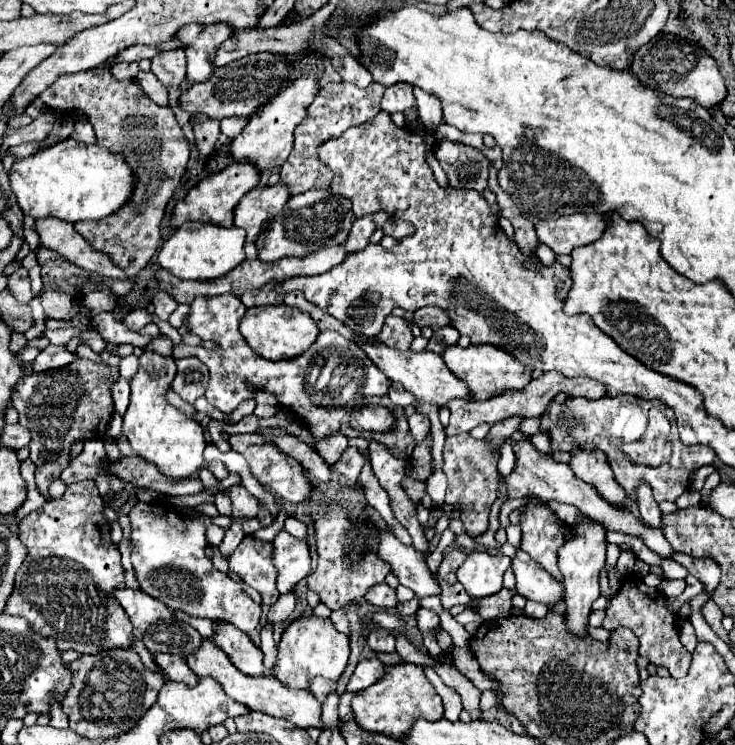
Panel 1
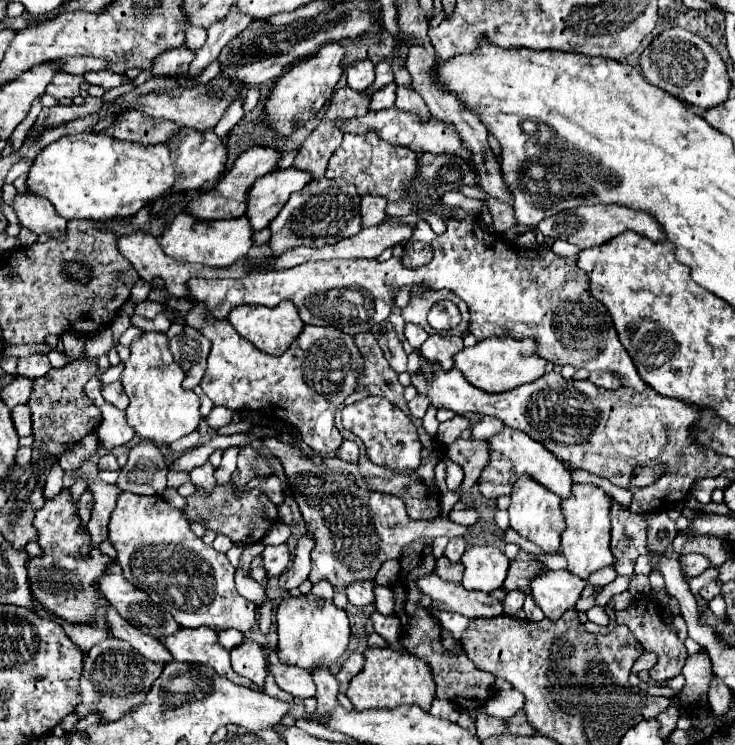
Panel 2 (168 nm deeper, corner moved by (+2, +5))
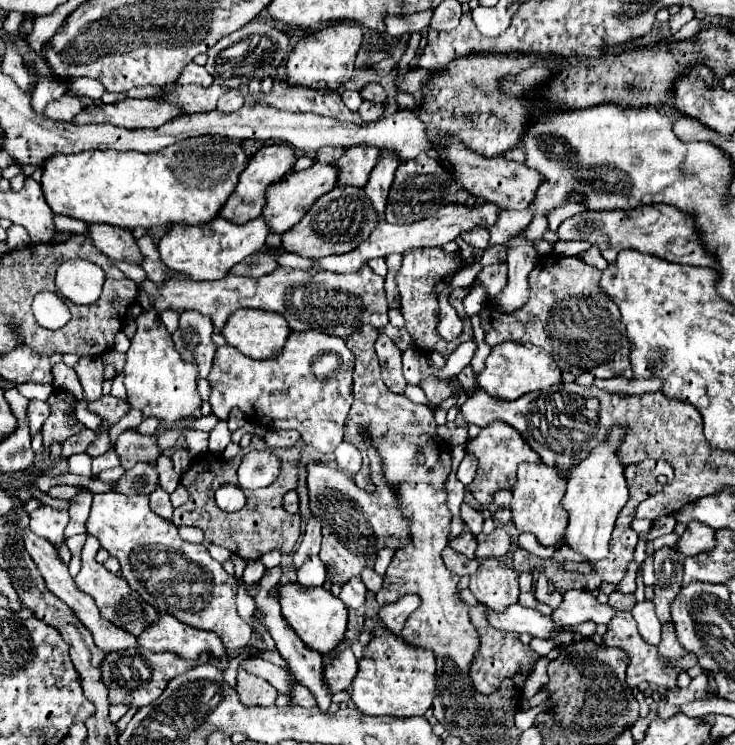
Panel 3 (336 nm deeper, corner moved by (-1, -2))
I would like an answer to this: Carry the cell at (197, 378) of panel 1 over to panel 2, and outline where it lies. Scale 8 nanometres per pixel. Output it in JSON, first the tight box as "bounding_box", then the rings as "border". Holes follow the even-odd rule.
{"bounding_box":[171,324,211,388],"border":[[[187,324],[183,328],[185,330],[179,336],[171,338],[171,354],[175,356],[175,362],[185,370],[183,386],[195,388],[203,378],[211,342],[197,328]]]}

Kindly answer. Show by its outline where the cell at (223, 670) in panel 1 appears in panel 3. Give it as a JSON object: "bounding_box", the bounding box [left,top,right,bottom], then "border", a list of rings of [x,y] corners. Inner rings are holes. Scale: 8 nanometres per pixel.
{"bounding_box":[138,613,230,671],"border":[[[160,613],[160,617],[162,619],[158,619],[158,623],[144,629],[144,633],[138,637],[138,643],[142,647],[150,651],[170,651],[186,661],[194,661],[198,655],[208,653],[214,655],[214,661],[210,661],[210,665],[218,667],[220,671],[228,669],[230,657],[222,647],[218,635],[180,623],[168,613]]]}

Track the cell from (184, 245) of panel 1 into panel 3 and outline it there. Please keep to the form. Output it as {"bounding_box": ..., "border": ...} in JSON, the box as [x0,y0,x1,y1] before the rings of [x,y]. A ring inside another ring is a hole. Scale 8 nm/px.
{"bounding_box":[158,217,268,281],"border":[[[222,217],[212,219],[202,227],[178,227],[174,225],[158,243],[160,259],[176,271],[188,273],[194,281],[222,279],[236,263],[264,247],[268,235],[268,225],[264,217],[248,221],[246,225],[234,225]]]}

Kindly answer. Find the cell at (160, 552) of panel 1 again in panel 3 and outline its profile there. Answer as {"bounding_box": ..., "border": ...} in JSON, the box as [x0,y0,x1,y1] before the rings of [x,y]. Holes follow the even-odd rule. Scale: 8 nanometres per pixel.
{"bounding_box":[86,491,252,651],"border":[[[112,491],[94,495],[94,503],[92,503],[92,511],[86,521],[86,527],[88,527],[88,533],[96,535],[100,539],[100,545],[112,557],[118,559],[120,575],[128,581],[130,587],[134,587],[134,591],[138,591],[142,595],[144,601],[148,601],[150,605],[154,605],[160,611],[166,611],[168,615],[174,615],[178,621],[188,623],[190,627],[216,633],[228,651],[244,649],[248,645],[252,629],[238,615],[238,609],[236,609],[236,589],[238,589],[236,577],[228,575],[224,571],[224,567],[210,557],[210,553],[204,545],[186,543],[178,535],[178,529],[172,521],[166,521],[166,519],[154,515],[154,511],[150,511],[146,495],[126,497],[122,493],[112,493]]]}

